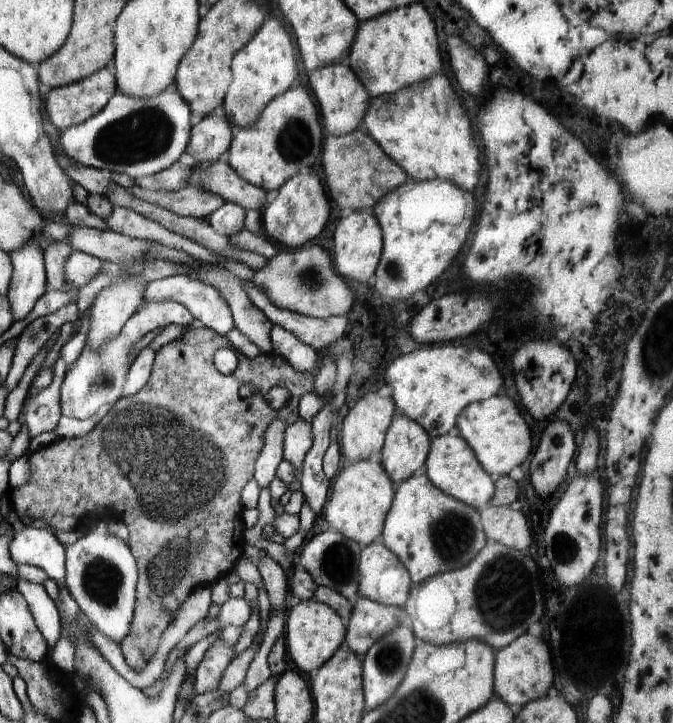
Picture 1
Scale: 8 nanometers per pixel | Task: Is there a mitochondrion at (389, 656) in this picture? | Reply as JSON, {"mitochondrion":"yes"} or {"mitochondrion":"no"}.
{"mitochondrion":"yes"}

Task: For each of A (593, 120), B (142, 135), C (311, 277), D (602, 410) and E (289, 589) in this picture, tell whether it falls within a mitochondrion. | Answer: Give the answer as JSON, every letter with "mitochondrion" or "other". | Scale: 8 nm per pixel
{"A":"other","B":"mitochondrion","C":"mitochondrion","D":"other","E":"other"}

